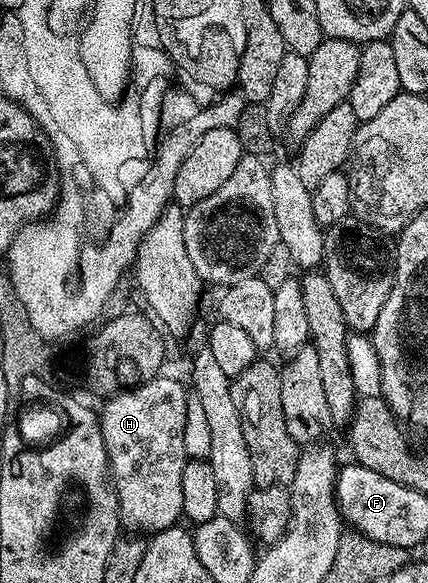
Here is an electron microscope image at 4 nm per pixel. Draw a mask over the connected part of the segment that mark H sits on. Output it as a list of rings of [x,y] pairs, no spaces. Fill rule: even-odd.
[[[160,374],[153,380],[146,380],[144,384],[140,384],[136,387],[126,389],[121,392],[115,393],[106,401],[107,404],[103,408],[103,413],[98,413],[97,419],[101,426],[101,438],[105,442],[105,450],[107,454],[107,463],[109,465],[109,480],[115,490],[115,497],[119,503],[119,522],[120,525],[128,533],[131,534],[154,534],[157,532],[163,532],[167,528],[176,527],[180,523],[183,516],[183,503],[181,502],[181,474],[185,470],[189,457],[185,454],[185,442],[183,441],[183,435],[185,434],[185,422],[187,421],[187,398],[189,392],[188,389],[183,389],[183,384],[179,380],[174,380],[171,376],[166,374]]]

